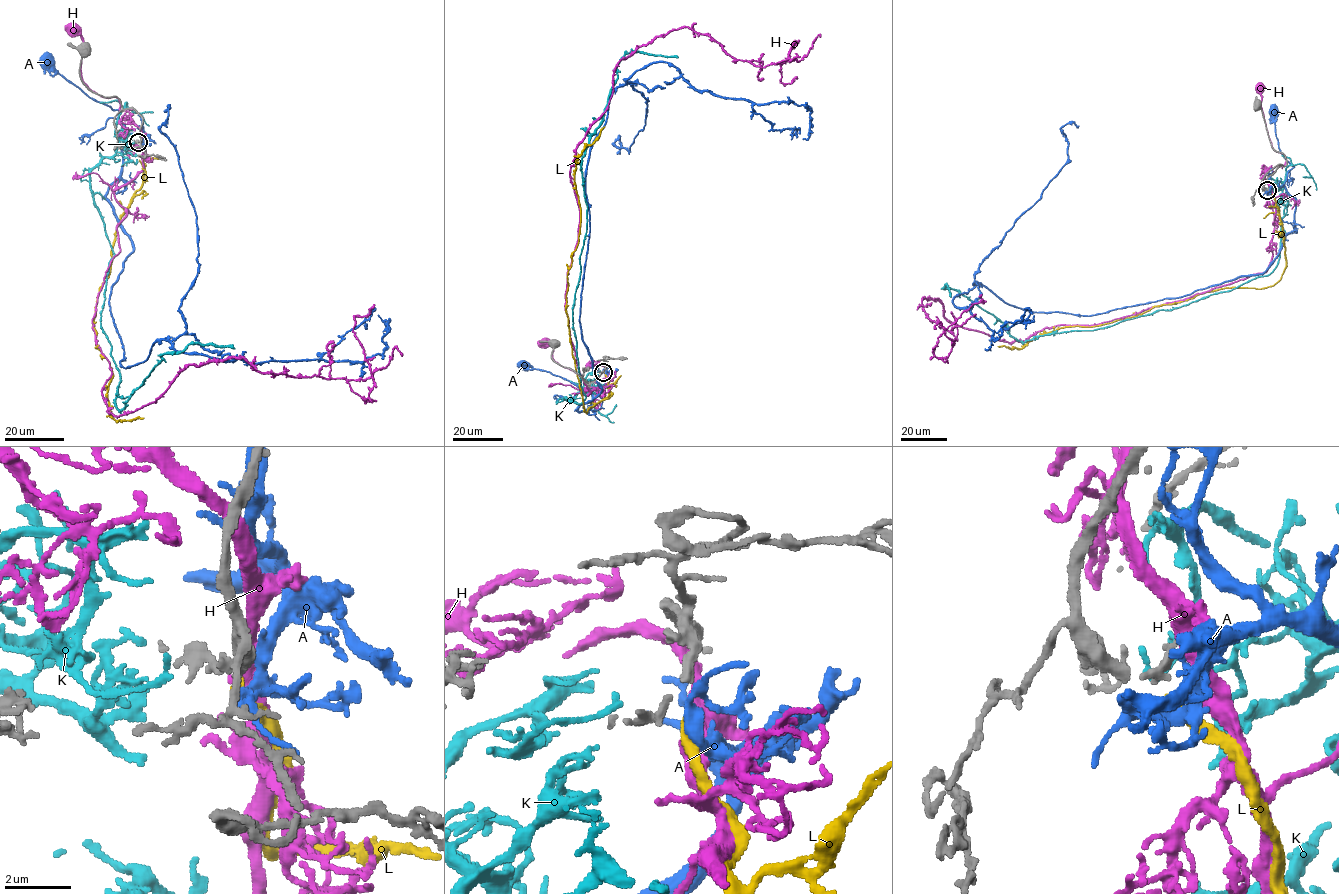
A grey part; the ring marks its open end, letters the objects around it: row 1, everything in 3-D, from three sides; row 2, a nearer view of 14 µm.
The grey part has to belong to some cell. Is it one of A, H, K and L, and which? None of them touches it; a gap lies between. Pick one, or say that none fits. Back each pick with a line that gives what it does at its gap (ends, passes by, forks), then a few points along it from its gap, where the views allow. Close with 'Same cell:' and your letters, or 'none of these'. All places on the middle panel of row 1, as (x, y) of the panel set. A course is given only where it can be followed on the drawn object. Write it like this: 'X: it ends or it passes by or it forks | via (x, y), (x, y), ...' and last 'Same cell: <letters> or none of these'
L: it ends | via (605, 372), (608, 397), (587, 412), (572, 354), (567, 277), (581, 224), (575, 161), (604, 126)
Same cell: L

